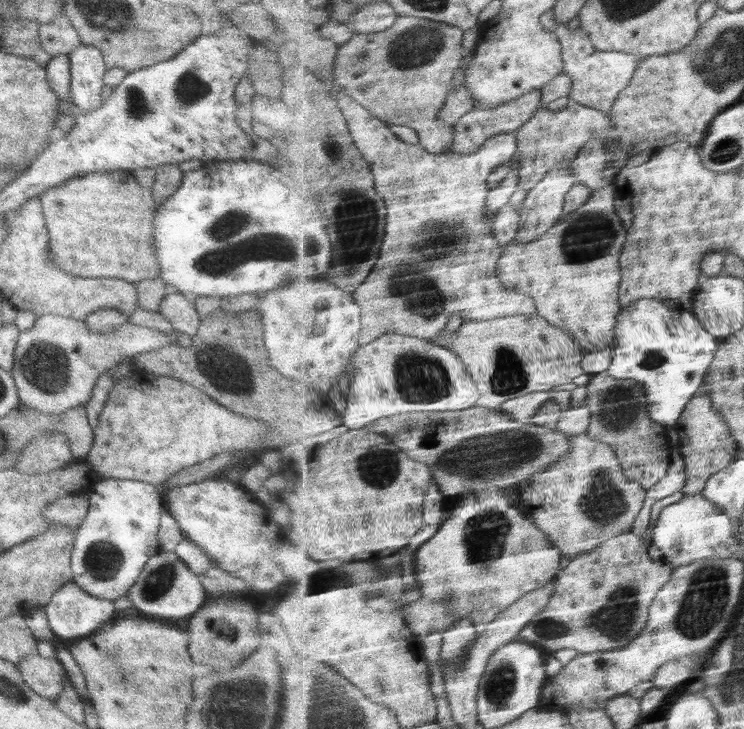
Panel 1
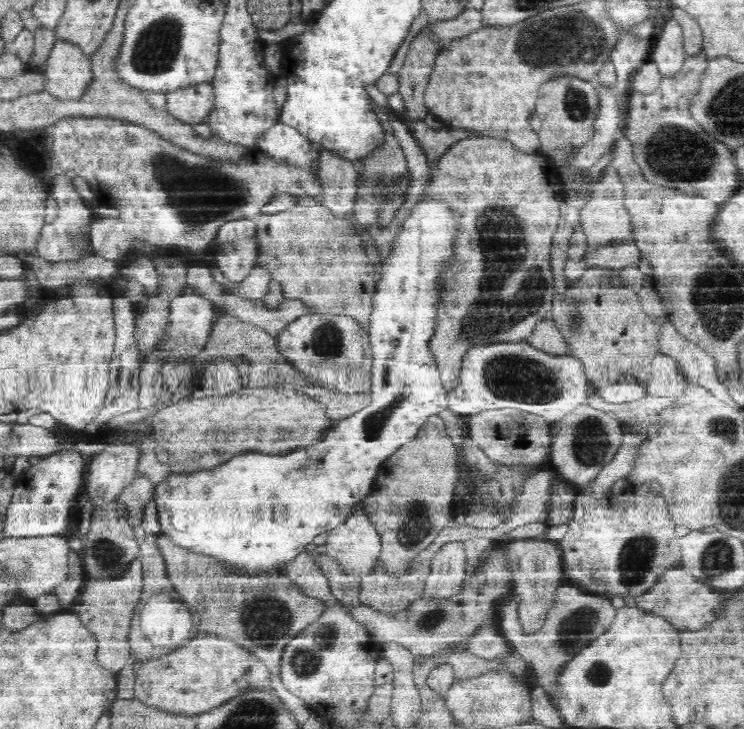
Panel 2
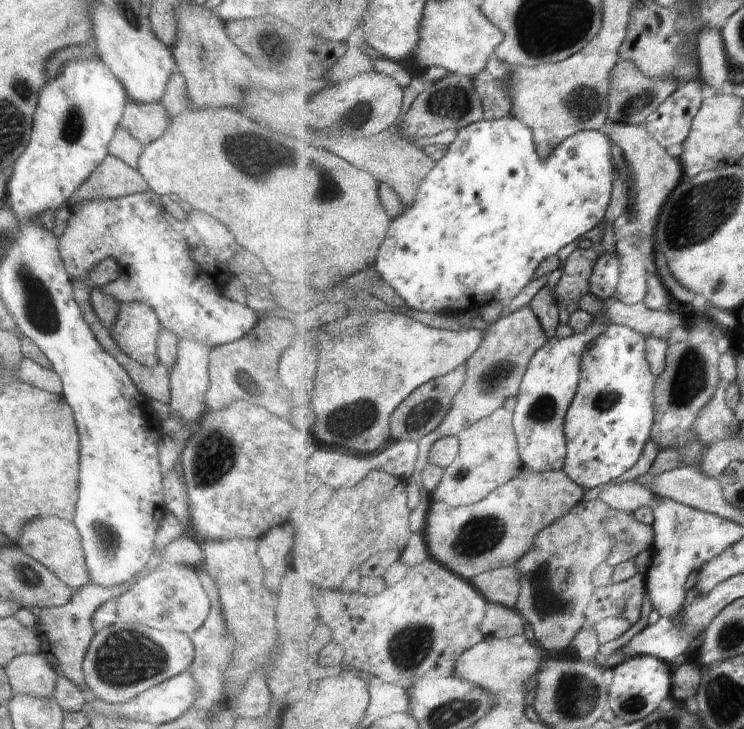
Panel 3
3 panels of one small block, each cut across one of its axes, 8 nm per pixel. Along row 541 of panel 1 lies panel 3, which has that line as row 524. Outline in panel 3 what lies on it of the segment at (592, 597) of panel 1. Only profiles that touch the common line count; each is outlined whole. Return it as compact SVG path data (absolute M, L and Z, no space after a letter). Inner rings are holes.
M615 509L608 522L608 528L618 540L612 556L607 561L613 567L637 559L639 554L654 547L654 526L642 524L640 520L636 520L635 514Z

